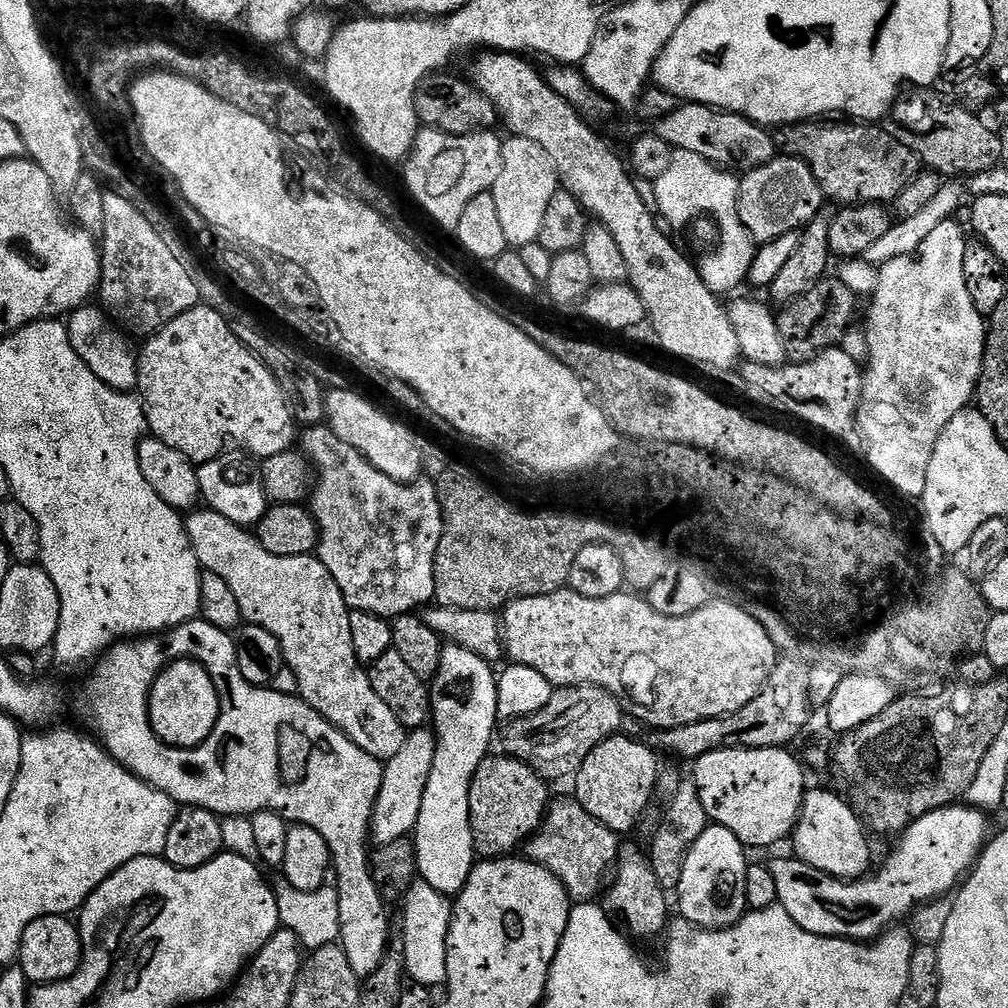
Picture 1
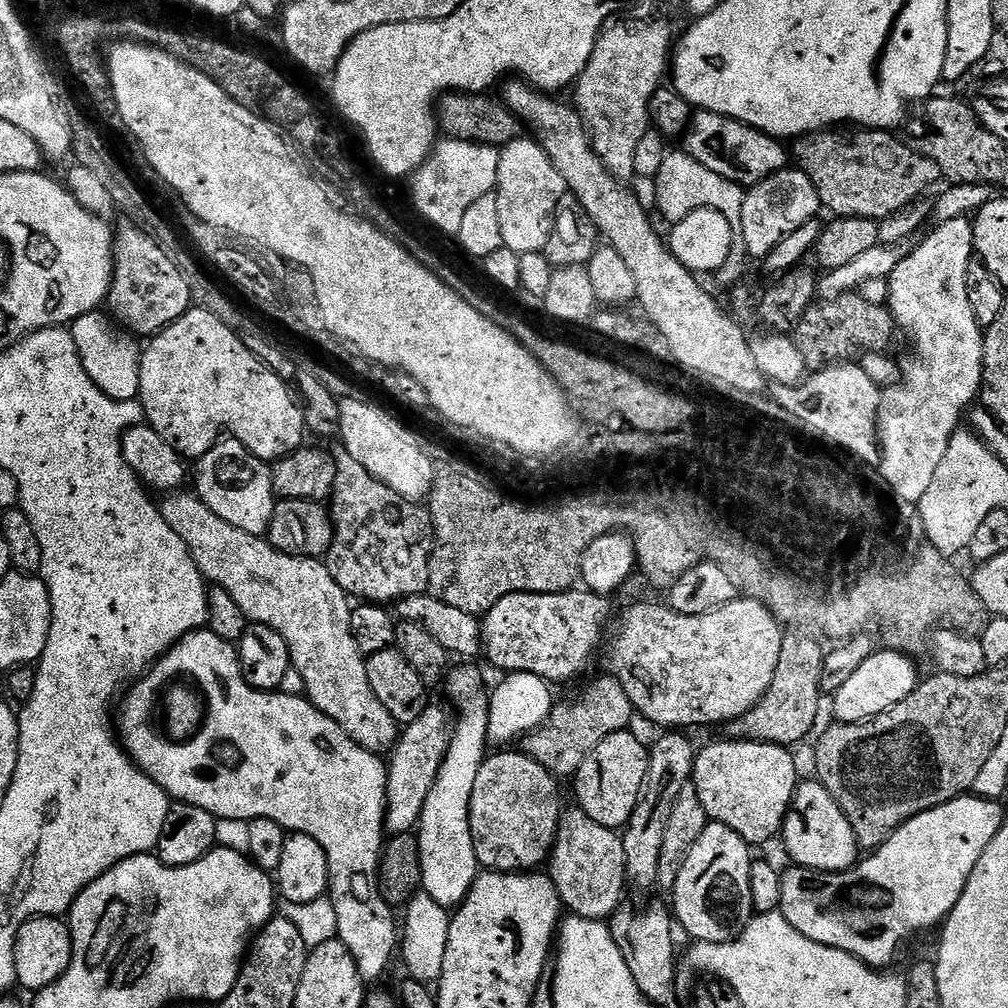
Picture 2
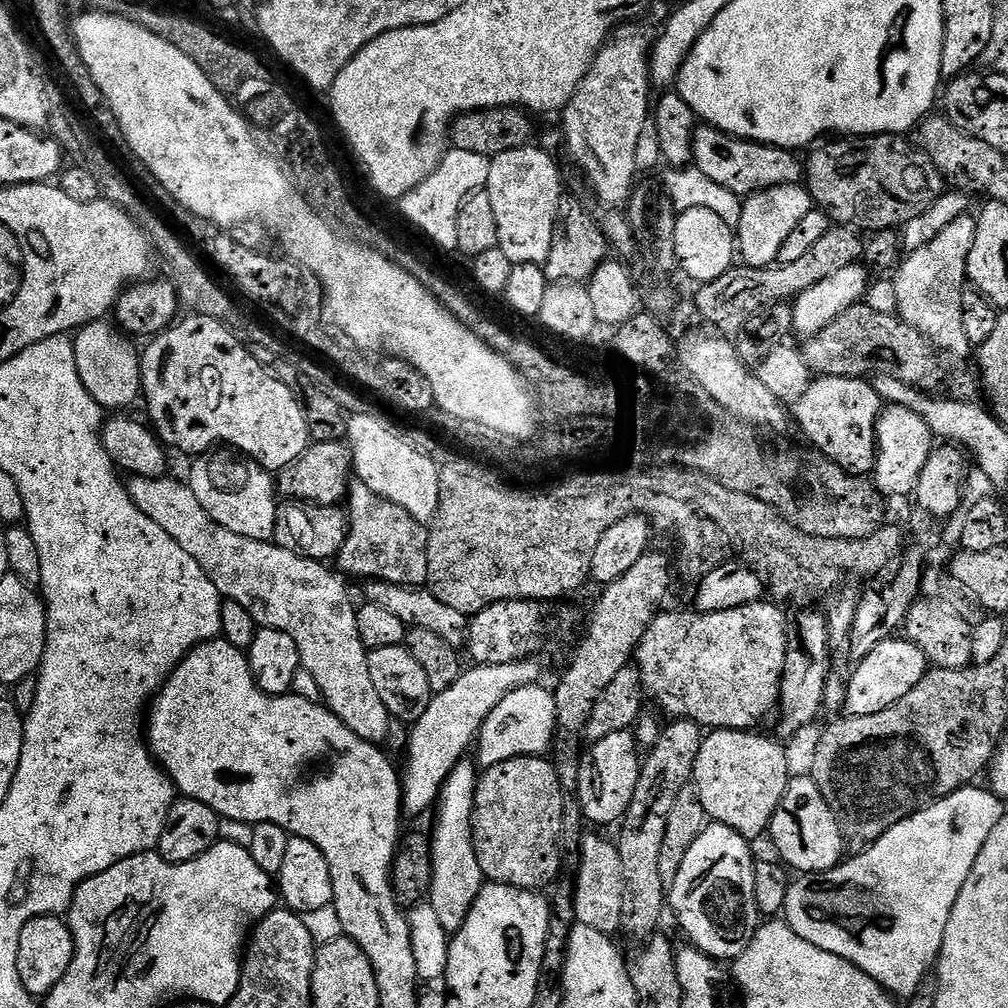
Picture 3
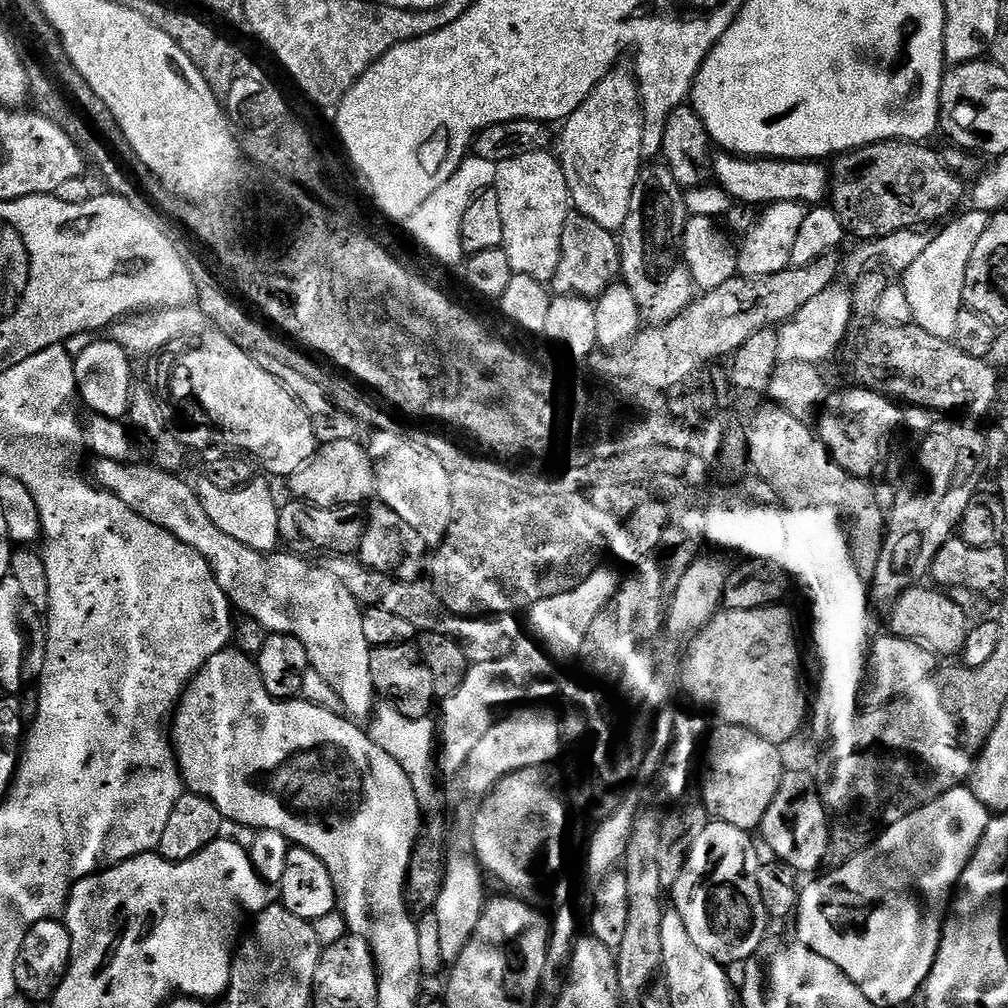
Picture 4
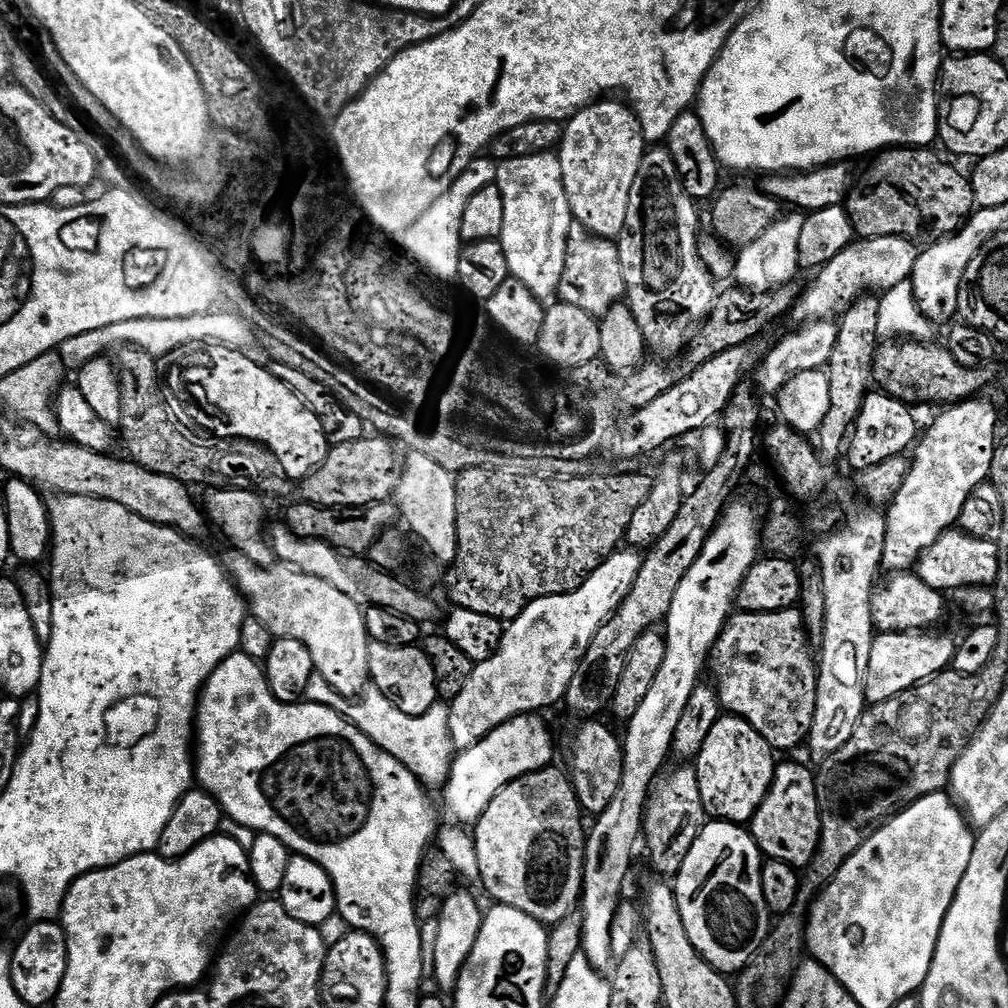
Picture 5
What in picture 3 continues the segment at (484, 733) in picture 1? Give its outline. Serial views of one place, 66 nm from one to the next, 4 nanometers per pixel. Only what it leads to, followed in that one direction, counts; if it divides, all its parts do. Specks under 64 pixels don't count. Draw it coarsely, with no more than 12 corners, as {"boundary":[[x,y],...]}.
{"boundary":[[459,760],[434,808],[430,905],[449,934],[486,883],[472,841],[478,768]]}

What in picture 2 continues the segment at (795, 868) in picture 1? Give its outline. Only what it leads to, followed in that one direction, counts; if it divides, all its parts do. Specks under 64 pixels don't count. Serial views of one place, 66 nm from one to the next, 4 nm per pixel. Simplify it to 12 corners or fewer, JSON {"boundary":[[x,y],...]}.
{"boundary":[[965,794],[844,872],[782,875],[778,911],[887,969],[943,925],[1006,823]]}

